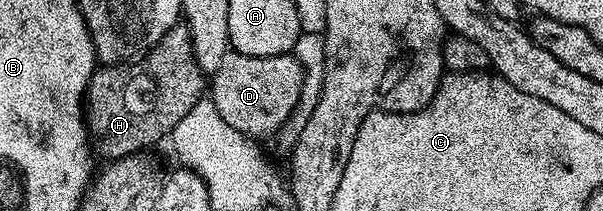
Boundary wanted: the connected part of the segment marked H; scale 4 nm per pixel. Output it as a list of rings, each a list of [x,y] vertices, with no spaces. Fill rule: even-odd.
[[[176,26],[164,34],[164,38],[157,46],[151,48],[144,57],[146,63],[146,76],[150,79],[150,93],[141,96],[138,93],[138,64],[127,63],[125,66],[112,64],[109,66],[95,67],[90,85],[86,88],[84,101],[84,119],[88,133],[89,143],[93,151],[103,156],[103,161],[119,160],[125,156],[132,156],[146,150],[149,144],[157,140],[164,141],[171,135],[178,122],[204,96],[204,73],[194,61],[194,47],[190,41],[190,33],[185,27]]]

